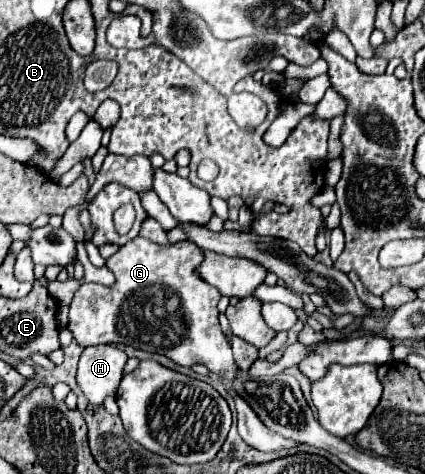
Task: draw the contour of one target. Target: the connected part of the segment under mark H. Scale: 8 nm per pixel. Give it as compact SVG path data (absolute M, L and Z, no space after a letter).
M94 345L82 351L76 381L90 403L102 405L104 397L116 395L128 355L114 345Z

